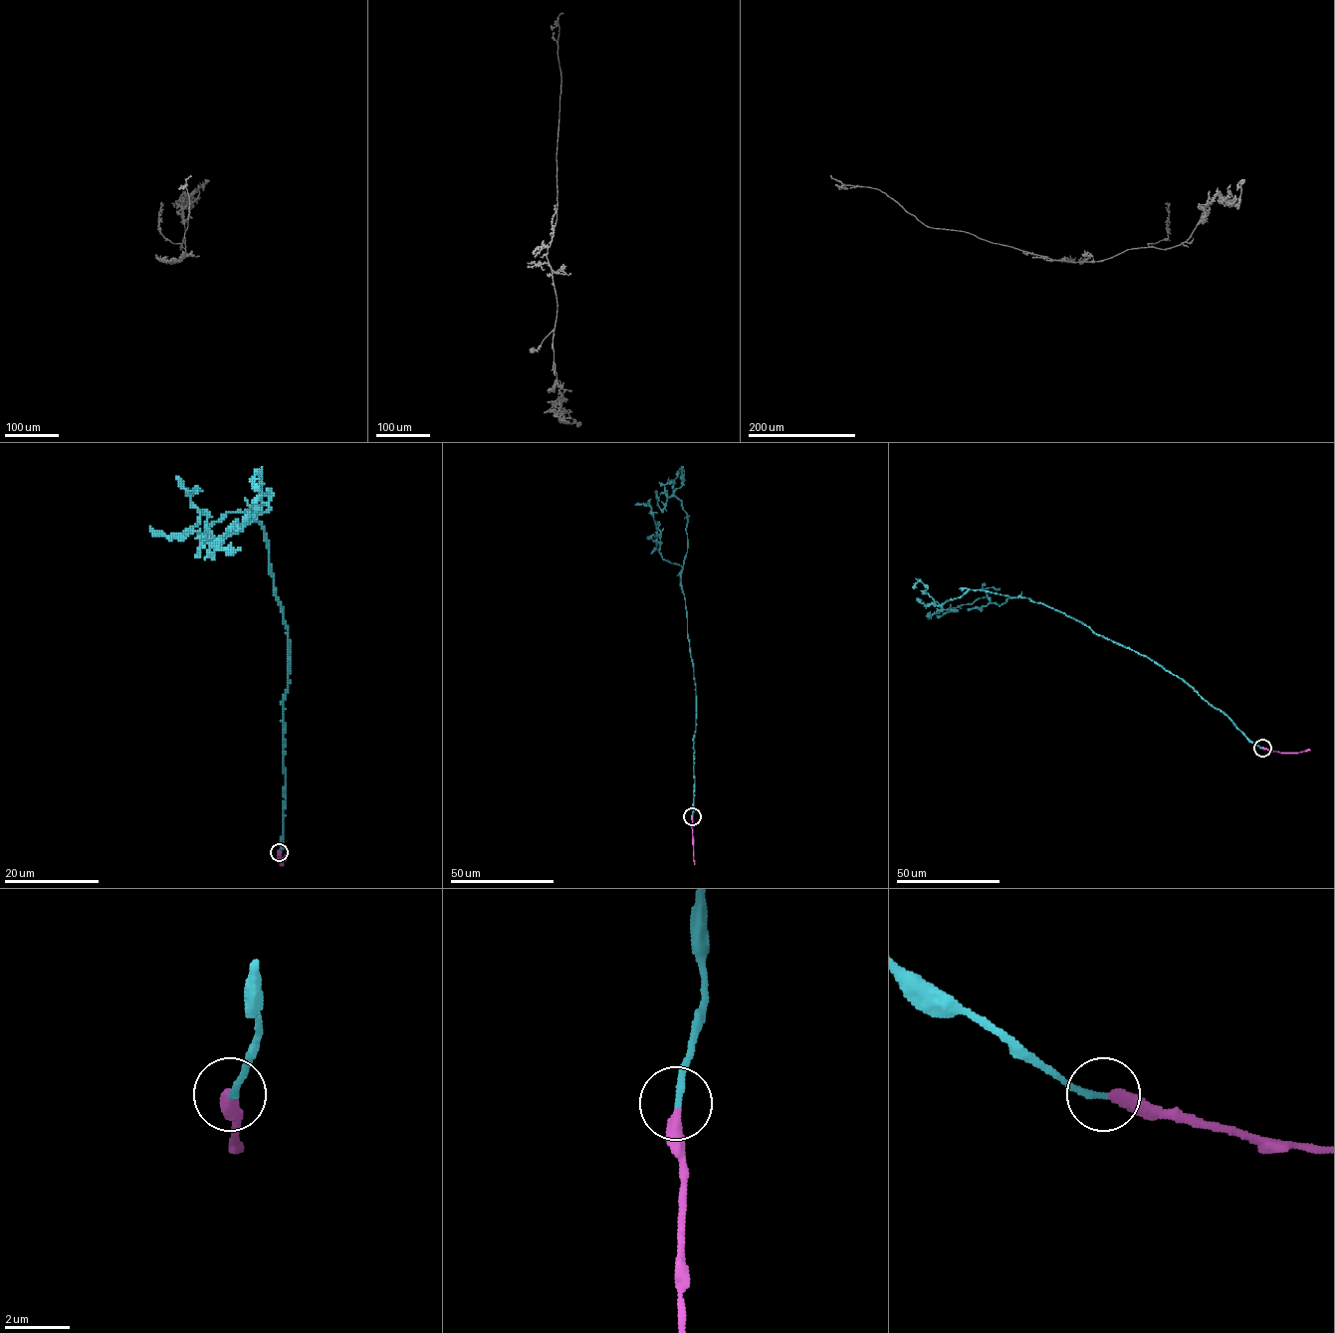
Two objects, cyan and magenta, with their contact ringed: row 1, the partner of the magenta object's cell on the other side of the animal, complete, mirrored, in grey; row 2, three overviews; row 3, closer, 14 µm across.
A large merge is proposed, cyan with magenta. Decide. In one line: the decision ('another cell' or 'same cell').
same cell

